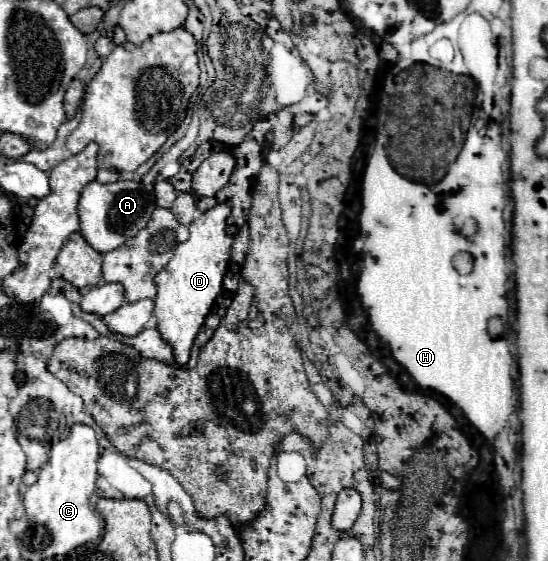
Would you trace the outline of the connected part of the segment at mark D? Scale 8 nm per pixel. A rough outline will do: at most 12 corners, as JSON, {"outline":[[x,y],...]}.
{"outline":[[228,204],[196,218],[156,276],[154,316],[186,364],[222,292]]}

